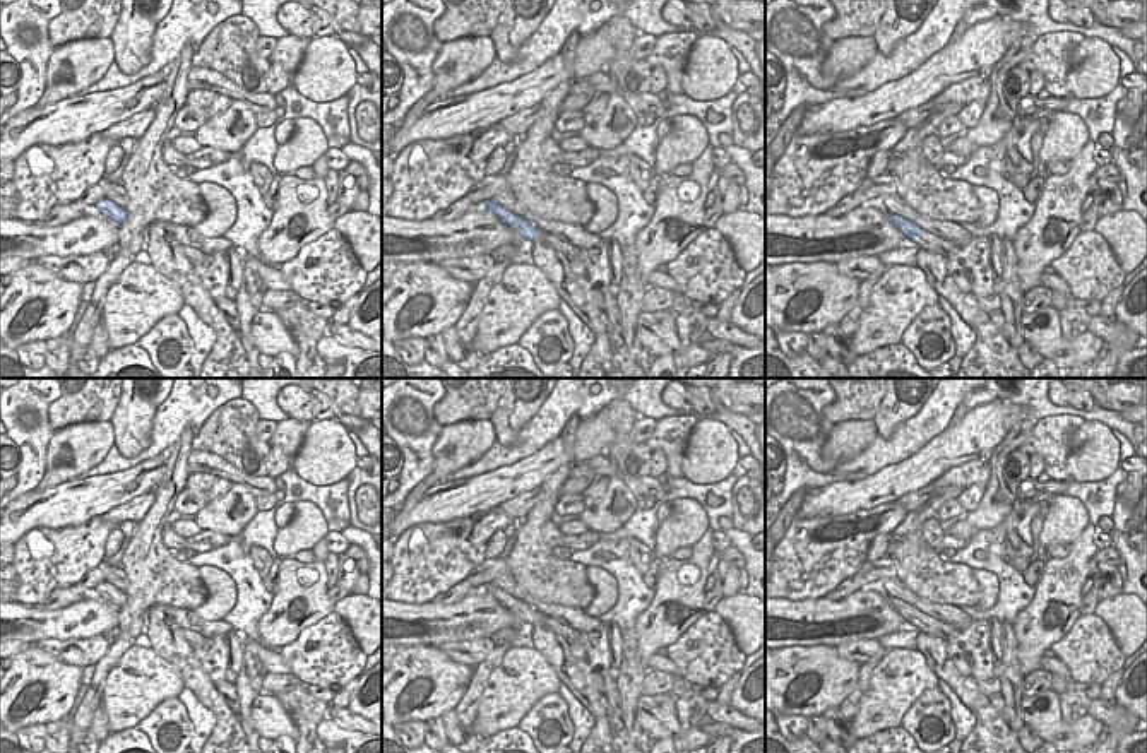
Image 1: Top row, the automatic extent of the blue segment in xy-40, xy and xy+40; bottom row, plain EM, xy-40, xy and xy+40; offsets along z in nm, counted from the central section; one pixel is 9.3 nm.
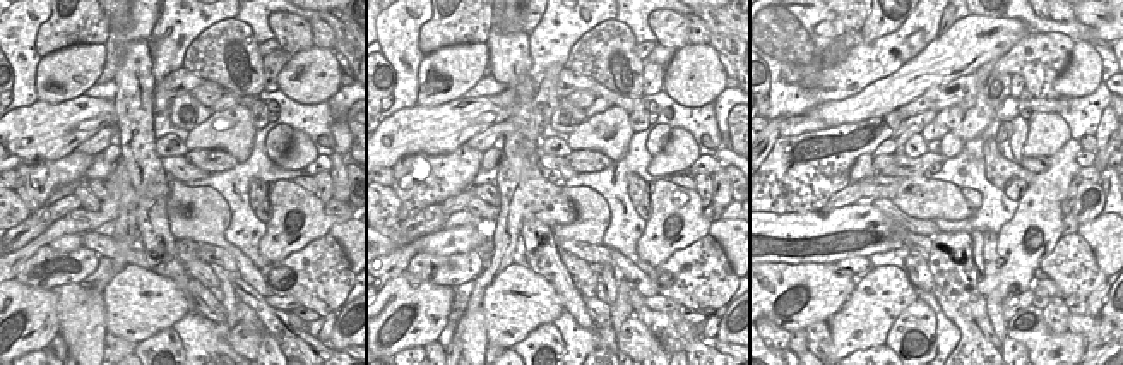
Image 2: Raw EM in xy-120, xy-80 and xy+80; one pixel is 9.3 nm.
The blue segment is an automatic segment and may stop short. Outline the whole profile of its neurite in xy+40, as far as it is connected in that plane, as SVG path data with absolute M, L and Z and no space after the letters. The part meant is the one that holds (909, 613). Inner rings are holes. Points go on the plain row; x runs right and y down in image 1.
M887 596L887 599L892 604L892 608L912 626L916 626L916 623L924 618L923 611L919 611L918 608L904 602L902 599L897 599L894 596Z

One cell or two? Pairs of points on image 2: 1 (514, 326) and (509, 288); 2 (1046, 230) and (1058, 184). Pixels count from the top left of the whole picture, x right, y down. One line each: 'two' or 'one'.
1: one
2: one

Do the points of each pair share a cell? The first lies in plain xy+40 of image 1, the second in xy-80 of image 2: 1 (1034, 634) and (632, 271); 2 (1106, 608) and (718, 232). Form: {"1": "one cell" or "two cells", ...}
{"1": "two cells", "2": "one cell"}

